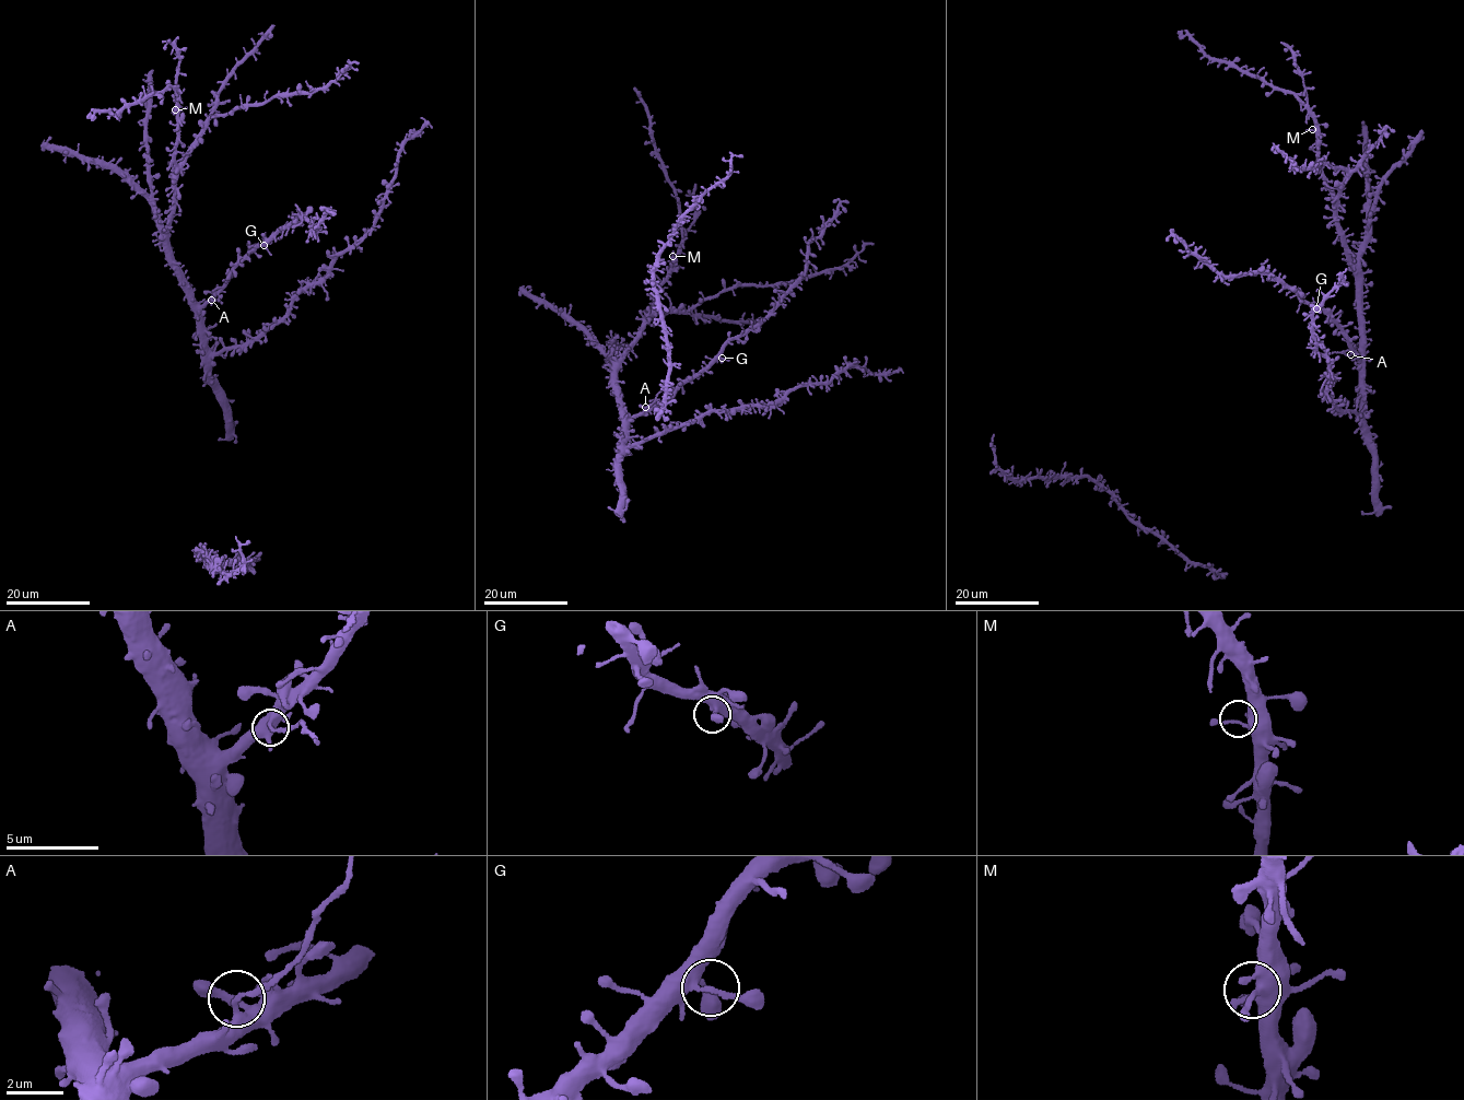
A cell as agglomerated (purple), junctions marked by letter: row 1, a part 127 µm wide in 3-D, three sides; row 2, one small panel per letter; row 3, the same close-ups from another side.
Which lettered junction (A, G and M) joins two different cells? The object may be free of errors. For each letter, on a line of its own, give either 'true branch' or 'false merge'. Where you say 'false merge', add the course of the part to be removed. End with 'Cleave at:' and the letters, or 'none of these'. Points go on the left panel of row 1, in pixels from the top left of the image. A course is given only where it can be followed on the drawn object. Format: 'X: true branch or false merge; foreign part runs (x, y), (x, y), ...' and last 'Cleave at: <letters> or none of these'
A: false merge
G: true branch
M: true branch
Cleave at: A

